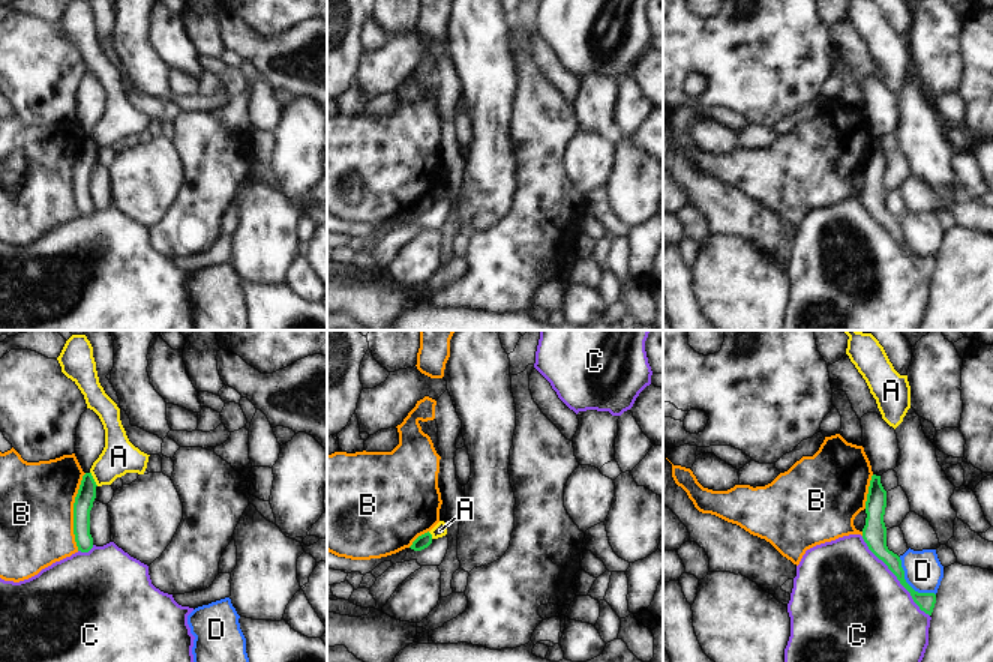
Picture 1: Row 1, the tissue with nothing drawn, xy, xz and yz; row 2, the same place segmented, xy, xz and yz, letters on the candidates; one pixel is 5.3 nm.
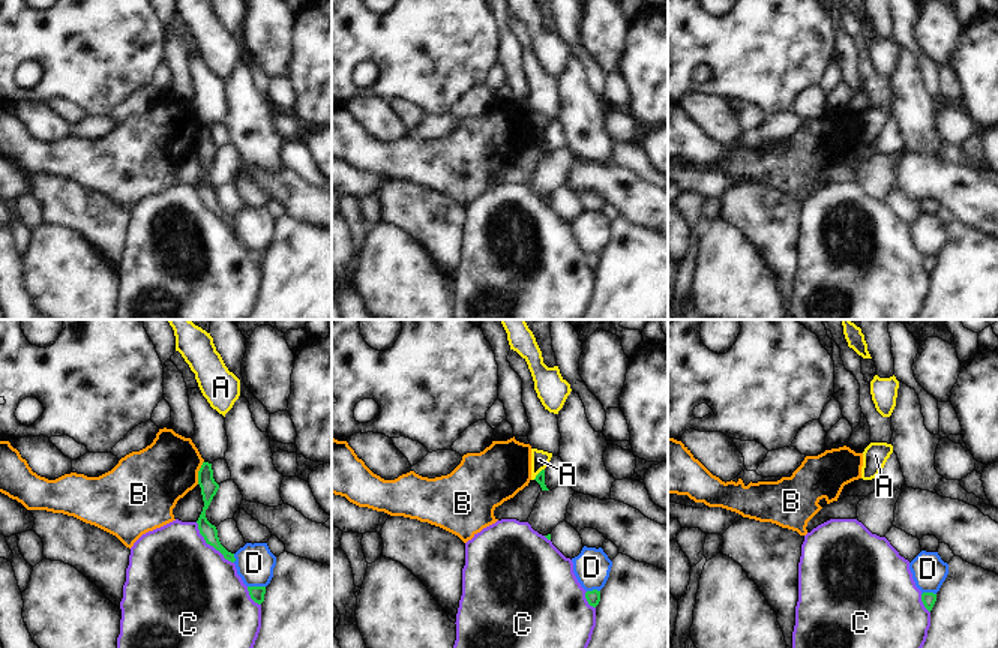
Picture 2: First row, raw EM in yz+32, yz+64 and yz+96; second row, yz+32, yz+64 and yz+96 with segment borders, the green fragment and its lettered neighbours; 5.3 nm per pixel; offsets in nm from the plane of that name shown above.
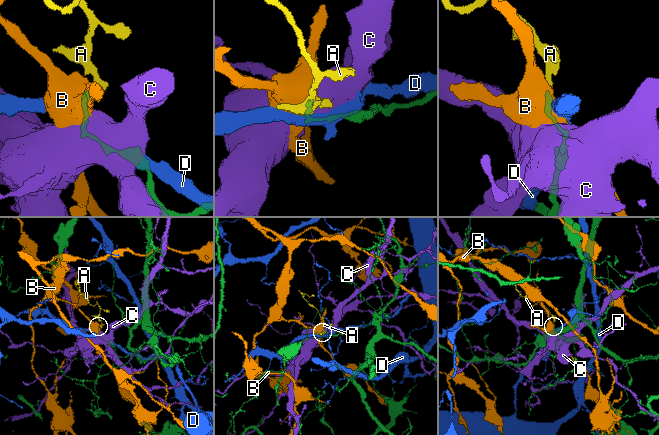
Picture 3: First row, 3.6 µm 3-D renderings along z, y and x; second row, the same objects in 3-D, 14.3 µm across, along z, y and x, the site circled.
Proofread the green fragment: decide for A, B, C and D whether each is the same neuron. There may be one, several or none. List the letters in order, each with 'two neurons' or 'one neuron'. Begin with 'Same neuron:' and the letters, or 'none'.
Same neuron: none
A: two neurons
B: two neurons
C: two neurons
D: two neurons

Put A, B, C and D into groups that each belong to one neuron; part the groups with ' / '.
A / B / C / D

